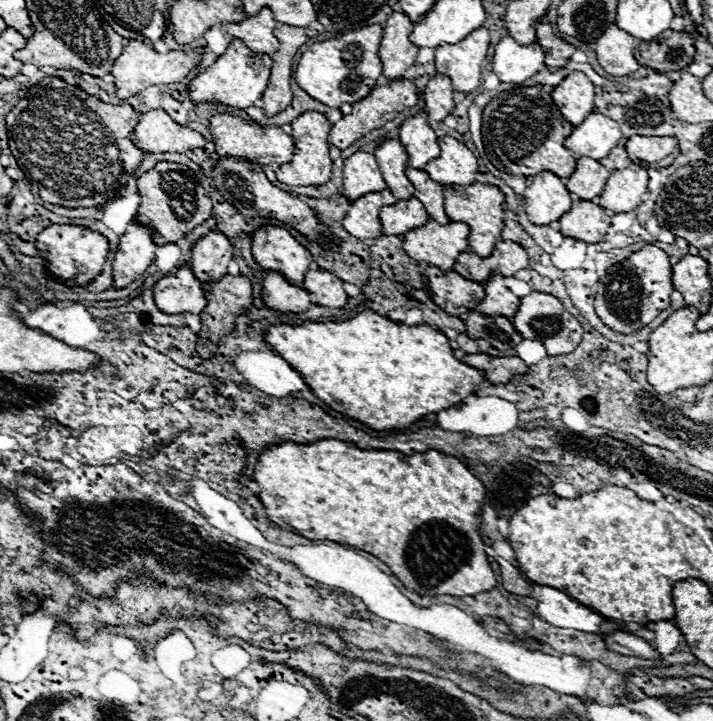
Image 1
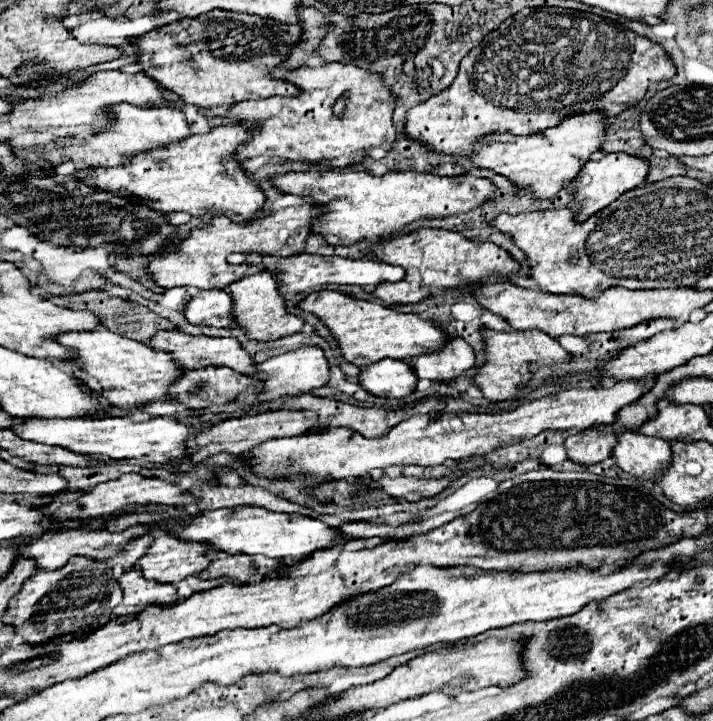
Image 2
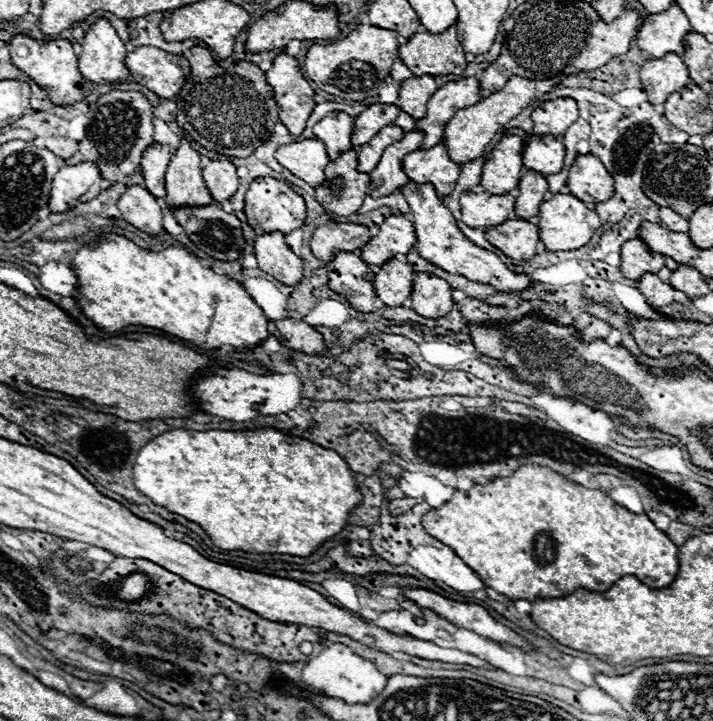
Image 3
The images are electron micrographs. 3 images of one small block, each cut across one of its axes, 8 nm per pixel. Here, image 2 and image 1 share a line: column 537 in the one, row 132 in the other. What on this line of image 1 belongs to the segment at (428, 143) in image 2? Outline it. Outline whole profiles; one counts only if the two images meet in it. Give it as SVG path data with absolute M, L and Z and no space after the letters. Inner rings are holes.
M44 78L28 90L28 94L6 114L6 130L10 150L32 186L38 188L44 202L60 204L66 208L92 208L102 206L112 198L118 198L134 176L138 164L144 160L144 152L130 140L136 128L138 114L132 106L104 104L96 96L86 94L78 86L66 84L62 78Z

